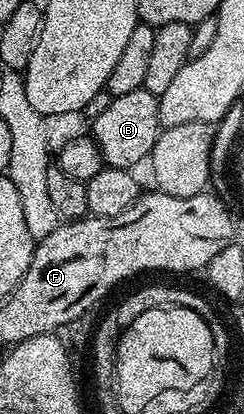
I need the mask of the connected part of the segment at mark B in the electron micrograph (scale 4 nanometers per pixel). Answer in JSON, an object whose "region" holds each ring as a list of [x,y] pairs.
{"region":[[[137,88],[130,91],[128,94],[120,94],[113,97],[108,110],[104,110],[97,118],[92,121],[93,140],[98,143],[98,149],[102,155],[103,165],[112,168],[124,168],[127,170],[133,169],[133,164],[138,164],[147,159],[151,150],[154,148],[155,142],[158,141],[160,125],[158,123],[158,97],[153,96],[147,88]]]}

